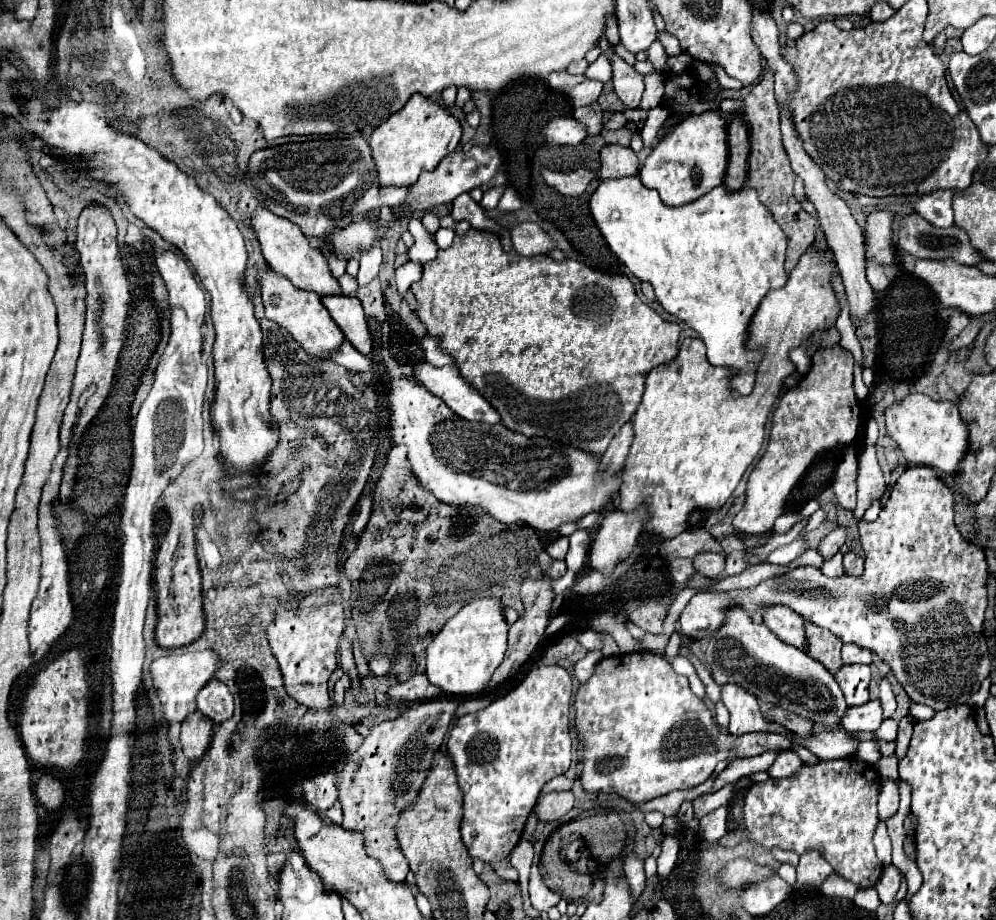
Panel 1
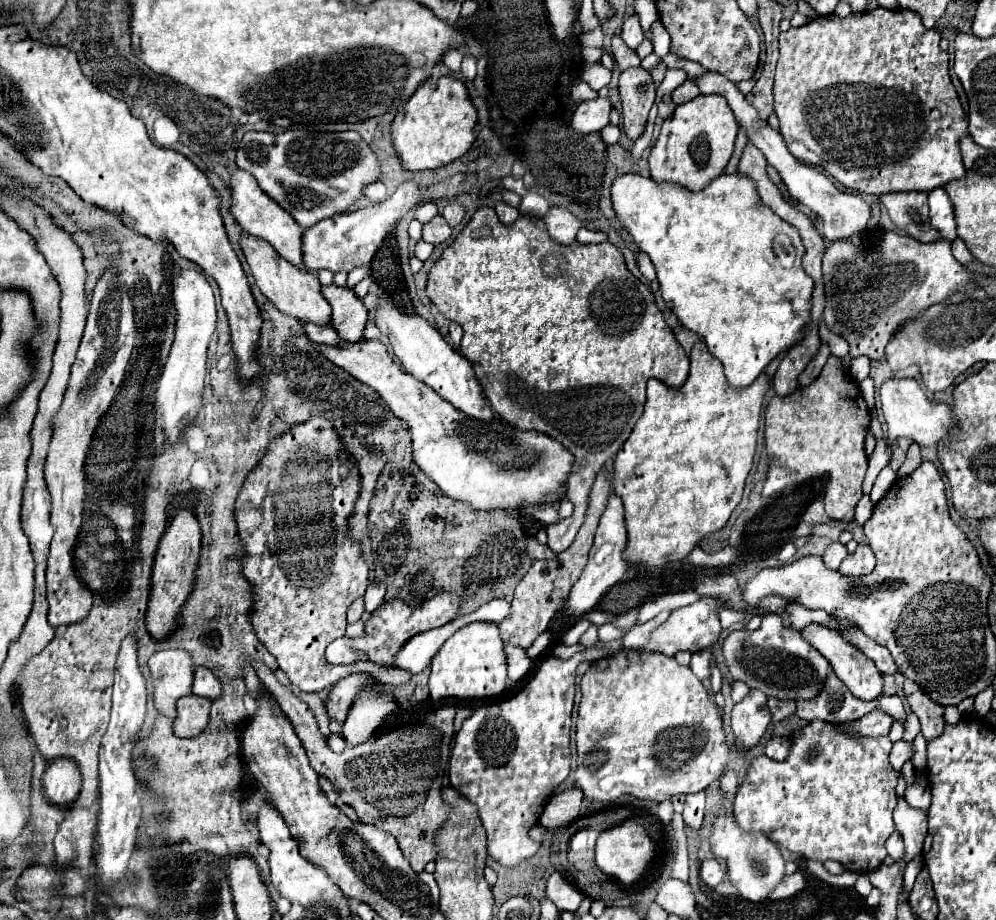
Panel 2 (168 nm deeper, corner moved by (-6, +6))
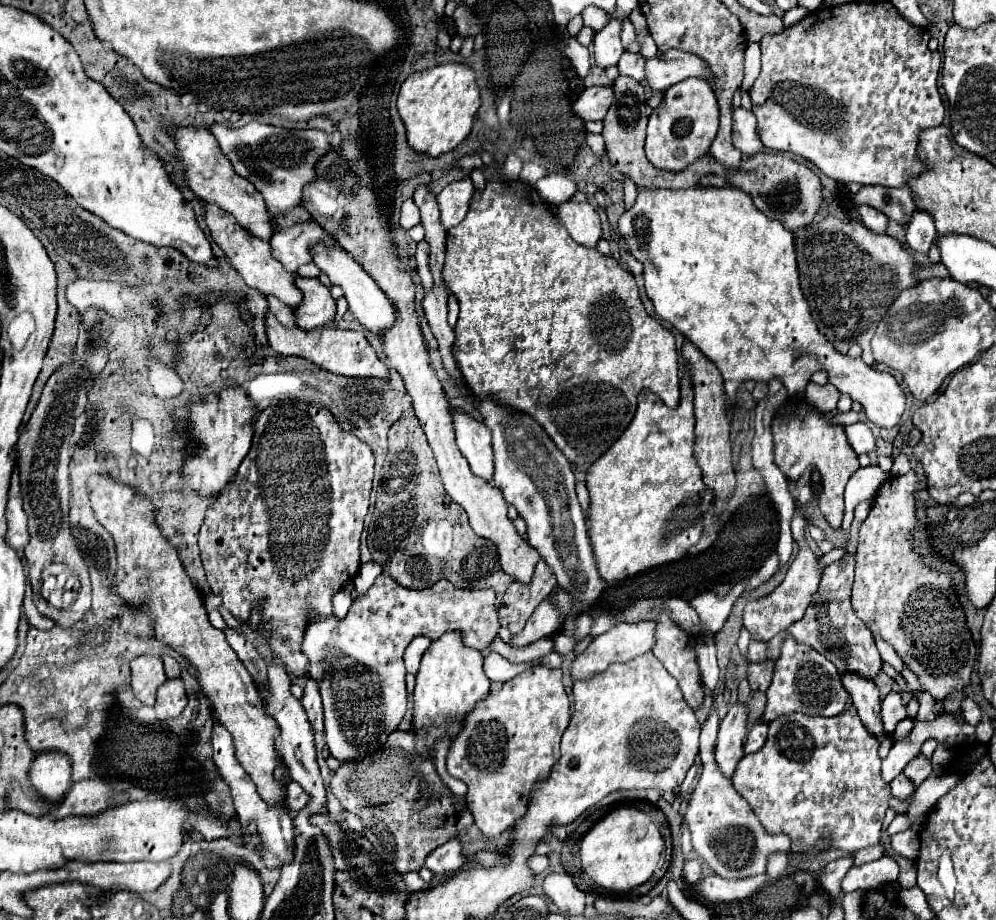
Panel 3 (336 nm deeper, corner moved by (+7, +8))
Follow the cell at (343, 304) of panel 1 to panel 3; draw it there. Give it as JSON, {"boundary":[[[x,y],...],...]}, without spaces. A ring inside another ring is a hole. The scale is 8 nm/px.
{"boundary":[[[295,274],[295,284],[303,292],[303,300],[293,308],[297,326],[301,330],[321,328],[335,316],[335,300],[331,292],[317,278],[301,278]]]}

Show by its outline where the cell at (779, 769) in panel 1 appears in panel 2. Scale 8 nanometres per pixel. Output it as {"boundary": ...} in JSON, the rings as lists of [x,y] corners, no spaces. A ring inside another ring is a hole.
{"boundary":[[[776,736],[776,738],[772,738],[768,744],[766,744],[766,756],[768,758],[772,758],[772,760],[784,760],[784,756],[788,756],[790,754],[790,742],[788,742],[788,738],[784,738],[784,736]]]}

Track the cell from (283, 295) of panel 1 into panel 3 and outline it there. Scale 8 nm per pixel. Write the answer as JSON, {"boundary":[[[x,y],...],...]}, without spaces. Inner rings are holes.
{"boundary":[[[203,204],[203,210],[205,210],[205,224],[209,226],[209,232],[211,232],[213,240],[223,250],[227,262],[241,274],[241,278],[245,280],[247,286],[259,290],[265,296],[271,294],[291,308],[301,302],[301,292],[295,286],[295,276],[289,274],[277,260],[273,260],[269,242],[259,240],[257,236],[251,236],[251,232],[241,228],[239,222],[229,212],[223,212],[215,204]]]}

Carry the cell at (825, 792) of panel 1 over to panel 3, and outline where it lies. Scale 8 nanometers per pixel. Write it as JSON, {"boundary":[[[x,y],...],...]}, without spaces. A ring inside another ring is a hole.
{"boundary":[[[855,708],[831,718],[805,714],[781,716],[769,724],[765,746],[753,754],[745,754],[739,762],[733,786],[749,802],[767,832],[785,832],[791,836],[793,852],[801,854],[811,850],[819,838],[831,838],[831,848],[853,854],[861,848],[879,844],[883,816],[891,796],[891,788],[881,780],[881,758],[877,748],[879,740],[867,732]]]}

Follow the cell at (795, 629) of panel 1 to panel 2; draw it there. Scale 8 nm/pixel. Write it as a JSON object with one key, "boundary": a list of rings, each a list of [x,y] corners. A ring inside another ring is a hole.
{"boundary":[[[808,624],[800,630],[802,638],[812,646],[816,648],[830,664],[832,664],[832,670],[836,672],[836,676],[848,686],[848,690],[856,696],[856,698],[862,698],[862,700],[874,700],[882,694],[882,674],[878,672],[878,668],[874,666],[874,662],[870,658],[866,658],[856,646],[848,644],[846,640],[842,640],[842,636],[822,624]]]}

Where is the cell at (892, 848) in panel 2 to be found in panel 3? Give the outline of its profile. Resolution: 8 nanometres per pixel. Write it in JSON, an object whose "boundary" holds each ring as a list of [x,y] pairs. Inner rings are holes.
{"boundary":[[[905,830],[905,832],[899,832],[891,838],[893,842],[893,848],[905,856],[905,858],[911,858],[911,860],[917,860],[919,856],[919,834],[913,832],[913,830]]]}

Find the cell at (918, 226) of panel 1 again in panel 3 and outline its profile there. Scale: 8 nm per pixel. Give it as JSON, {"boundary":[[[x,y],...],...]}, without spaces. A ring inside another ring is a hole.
{"boundary":[[[861,186],[861,190],[853,196],[853,202],[877,208],[883,214],[887,214],[889,220],[895,220],[899,224],[907,224],[915,212],[915,202],[907,186],[901,188]]]}

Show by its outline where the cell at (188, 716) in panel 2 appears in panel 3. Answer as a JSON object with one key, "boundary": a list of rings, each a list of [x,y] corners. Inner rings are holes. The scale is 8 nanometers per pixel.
{"boundary":[[[181,678],[167,680],[159,686],[157,702],[155,702],[155,712],[159,720],[179,716],[185,706],[187,706],[187,694],[185,694]]]}

